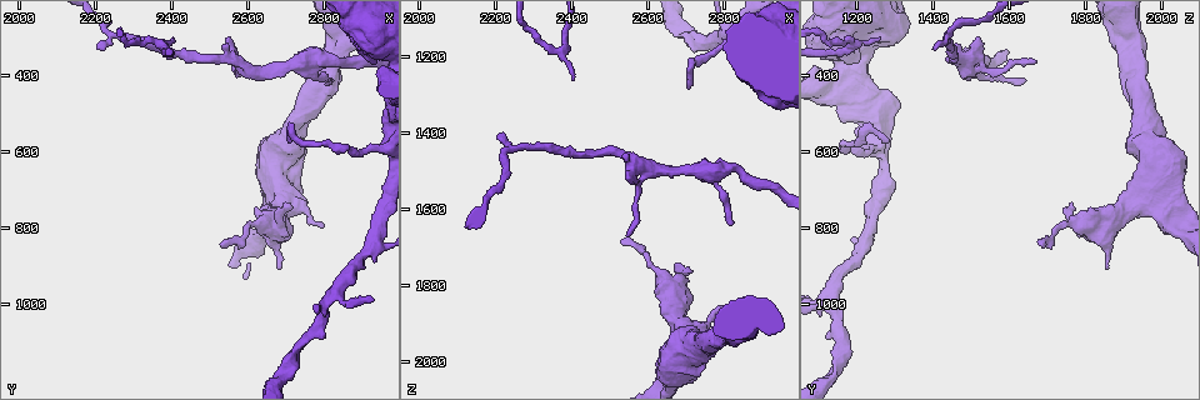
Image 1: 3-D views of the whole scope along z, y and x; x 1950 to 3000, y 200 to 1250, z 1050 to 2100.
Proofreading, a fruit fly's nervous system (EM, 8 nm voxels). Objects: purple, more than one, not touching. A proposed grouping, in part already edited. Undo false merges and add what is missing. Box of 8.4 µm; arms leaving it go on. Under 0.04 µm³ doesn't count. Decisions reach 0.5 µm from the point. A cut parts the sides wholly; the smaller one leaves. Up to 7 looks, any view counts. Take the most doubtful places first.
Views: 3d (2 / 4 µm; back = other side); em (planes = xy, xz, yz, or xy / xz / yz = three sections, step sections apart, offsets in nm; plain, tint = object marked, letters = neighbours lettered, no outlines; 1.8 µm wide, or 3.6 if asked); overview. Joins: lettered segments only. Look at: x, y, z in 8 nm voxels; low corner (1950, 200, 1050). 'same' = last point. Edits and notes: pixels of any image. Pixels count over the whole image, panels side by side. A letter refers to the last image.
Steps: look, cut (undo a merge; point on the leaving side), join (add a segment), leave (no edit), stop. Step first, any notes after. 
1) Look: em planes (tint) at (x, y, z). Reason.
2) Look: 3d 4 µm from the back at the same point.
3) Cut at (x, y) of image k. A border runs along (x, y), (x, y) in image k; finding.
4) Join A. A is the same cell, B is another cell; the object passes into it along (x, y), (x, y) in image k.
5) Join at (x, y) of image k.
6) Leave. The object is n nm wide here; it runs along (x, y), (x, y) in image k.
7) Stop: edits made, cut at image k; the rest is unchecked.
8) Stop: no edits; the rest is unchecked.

Look: 3d 2 µm at (2550, 295, 1515). Free end.

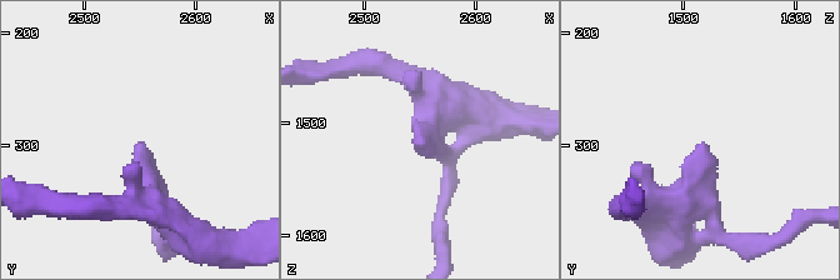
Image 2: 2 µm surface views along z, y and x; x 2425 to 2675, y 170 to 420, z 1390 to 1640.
Look: em xy step 8 (letters) at (2554, 298, 1514).

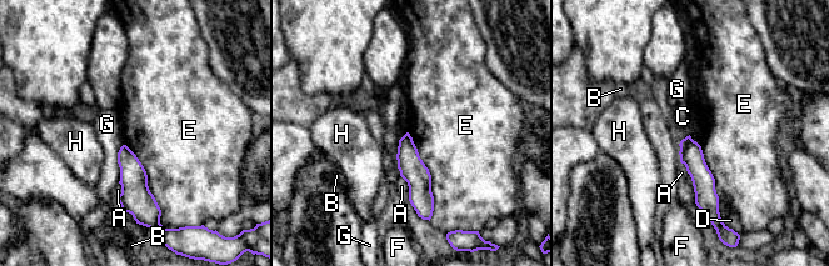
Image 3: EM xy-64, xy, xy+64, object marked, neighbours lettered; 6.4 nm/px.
Look: em planes (letters) at the same point.

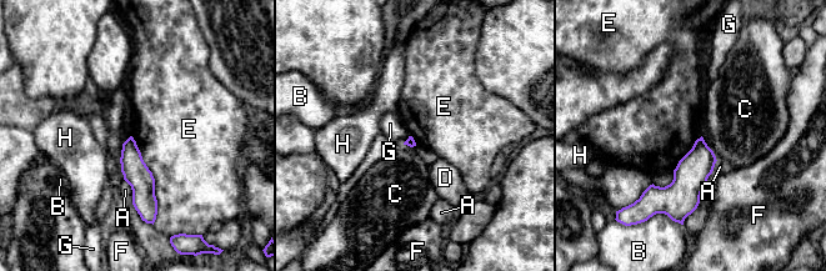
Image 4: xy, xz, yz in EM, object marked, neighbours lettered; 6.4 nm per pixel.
Leave. A, B, C, D, E, F, G and H are other cells; it runs along (130, 141), (133, 167), (154, 210) in image 4; none of them fits.

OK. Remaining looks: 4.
Look: em yz step 16 (tint) at (2715, 745, 1765). Stops while still wide.

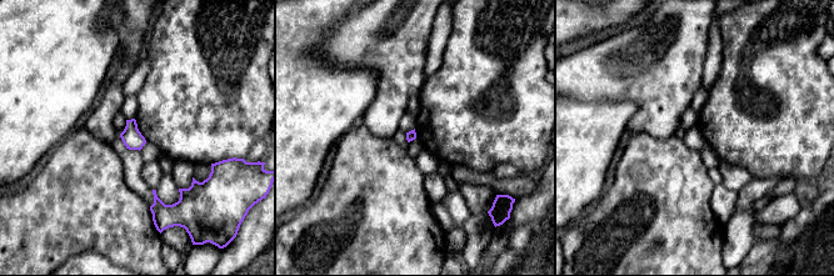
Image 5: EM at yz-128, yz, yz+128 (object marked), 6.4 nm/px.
Look: em planes (letters) at the same point. Cut it another way.

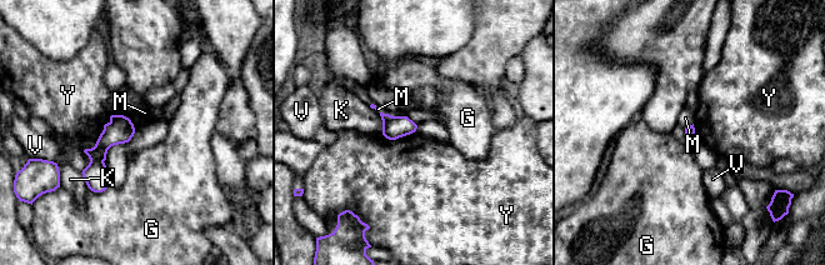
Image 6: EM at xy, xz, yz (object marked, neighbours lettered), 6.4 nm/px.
Leave. The longest contact is with Y, 200 nm; G, K, M, V and Y are other cells; no lettered segment goes on from it.

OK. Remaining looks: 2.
Look: em xz step 16 (letters) at (2835, 960, 1125). Four arms meet.

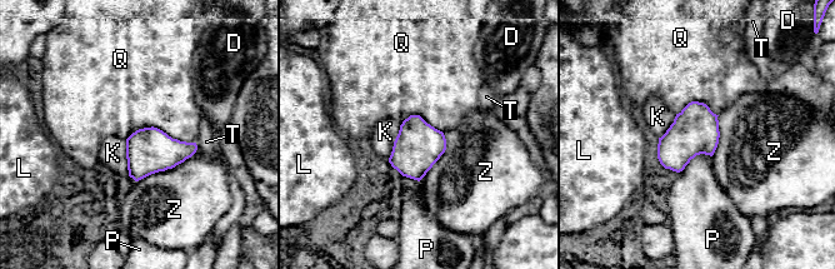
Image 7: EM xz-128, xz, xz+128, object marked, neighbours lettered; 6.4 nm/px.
Leave. The longest contact is with Q, 440 nm; D, K, L, P, Q, T and Z are other cells; all the same neuron.

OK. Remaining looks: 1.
Stop: no edits; the rest is unchecked.

